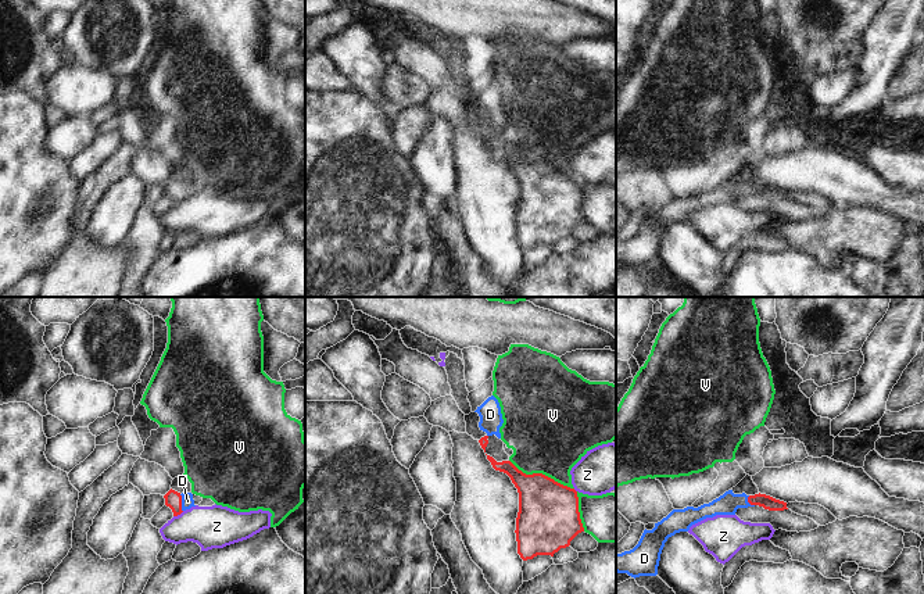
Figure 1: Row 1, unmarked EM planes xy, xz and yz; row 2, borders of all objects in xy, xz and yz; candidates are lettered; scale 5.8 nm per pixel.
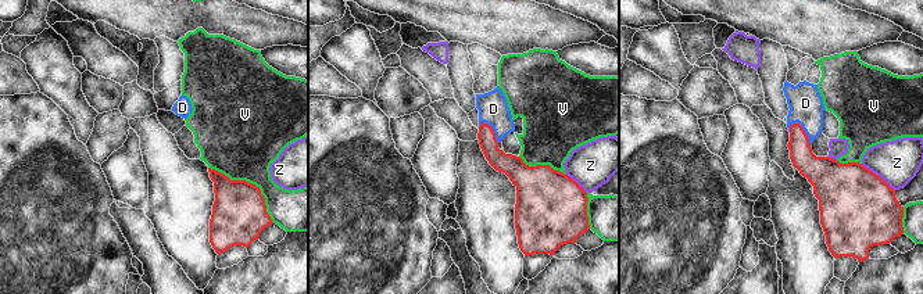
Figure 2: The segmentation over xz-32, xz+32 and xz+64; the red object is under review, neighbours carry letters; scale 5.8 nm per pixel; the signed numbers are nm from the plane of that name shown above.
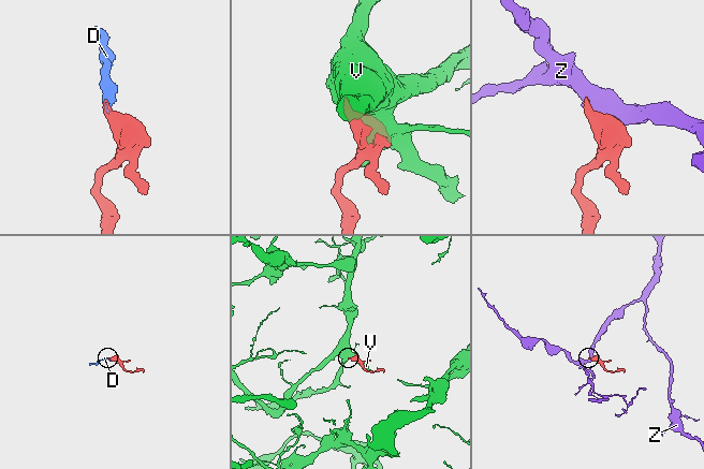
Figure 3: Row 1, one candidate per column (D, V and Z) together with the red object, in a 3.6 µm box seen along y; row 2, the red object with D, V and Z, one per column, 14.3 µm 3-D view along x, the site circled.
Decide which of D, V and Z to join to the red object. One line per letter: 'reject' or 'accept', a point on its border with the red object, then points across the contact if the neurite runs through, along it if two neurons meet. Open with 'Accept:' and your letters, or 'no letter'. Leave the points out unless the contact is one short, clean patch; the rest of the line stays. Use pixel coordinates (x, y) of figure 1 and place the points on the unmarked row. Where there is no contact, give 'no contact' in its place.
Accept: D
D: accept; contact xy (181, 192); way xy (172, 188), (181, 192), (187, 190)
V: reject; contact xz (541, 163)
Z: reject; contact xy (178, 203)

